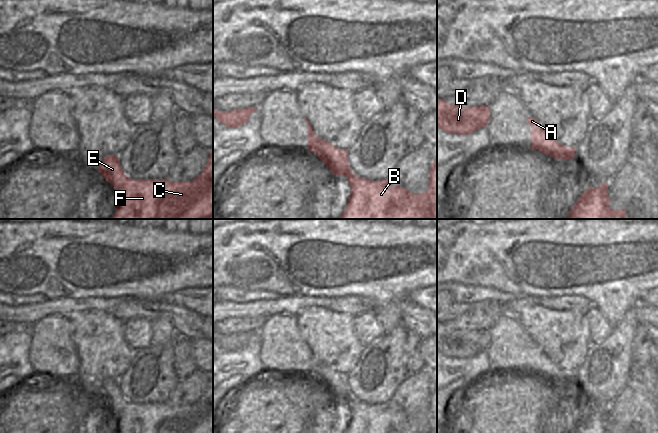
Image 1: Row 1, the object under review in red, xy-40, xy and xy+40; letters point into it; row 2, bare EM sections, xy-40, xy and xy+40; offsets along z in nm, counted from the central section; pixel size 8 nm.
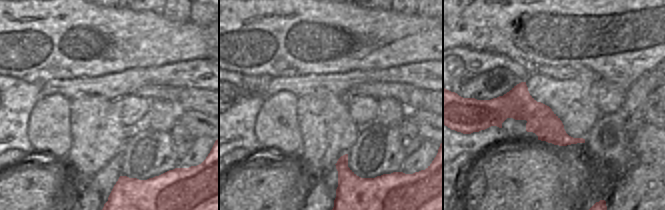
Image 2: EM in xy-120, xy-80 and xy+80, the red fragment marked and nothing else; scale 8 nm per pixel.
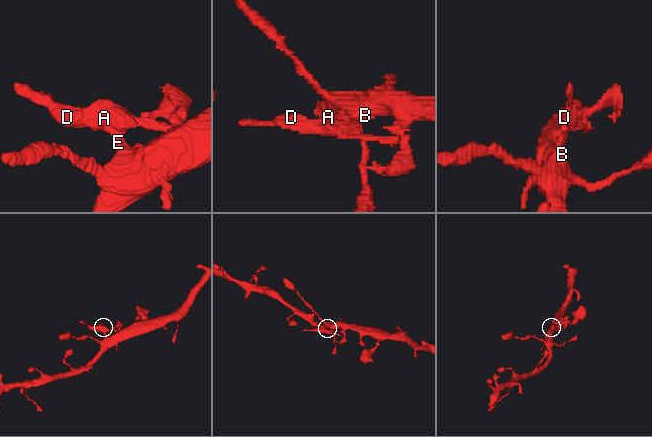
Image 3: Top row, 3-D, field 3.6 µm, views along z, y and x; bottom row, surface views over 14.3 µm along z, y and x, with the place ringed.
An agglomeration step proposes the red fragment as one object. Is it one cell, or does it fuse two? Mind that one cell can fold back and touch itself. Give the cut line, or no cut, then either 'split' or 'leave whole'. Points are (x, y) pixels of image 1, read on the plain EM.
cut xy+40 (542, 376), (547, 371), (563, 372), (567, 376), (568, 382); split

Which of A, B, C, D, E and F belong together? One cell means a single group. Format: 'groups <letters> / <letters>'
groups A D / B C E F

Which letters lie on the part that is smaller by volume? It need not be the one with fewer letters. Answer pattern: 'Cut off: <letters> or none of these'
Cut off: A, D

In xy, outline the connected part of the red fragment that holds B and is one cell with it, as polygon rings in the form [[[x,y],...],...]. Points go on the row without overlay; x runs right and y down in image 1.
[[[319,371],[316,373],[316,375],[314,376],[329,392],[330,395],[334,398],[334,399],[338,399],[338,400],[345,400],[348,403],[348,406],[350,408],[350,412],[352,414],[351,418],[350,418],[350,422],[348,424],[348,428],[346,430],[345,433],[437,433],[437,371],[436,371],[436,382],[432,388],[432,392],[430,394],[430,408],[428,410],[428,414],[423,416],[423,417],[411,417],[410,415],[408,415],[407,413],[403,412],[403,411],[399,411],[397,409],[391,409],[386,403],[379,403],[377,405],[371,405],[369,403],[365,403],[363,401],[359,401],[351,392],[350,392],[350,388],[348,386],[348,375],[345,373],[331,373],[329,371]]]

